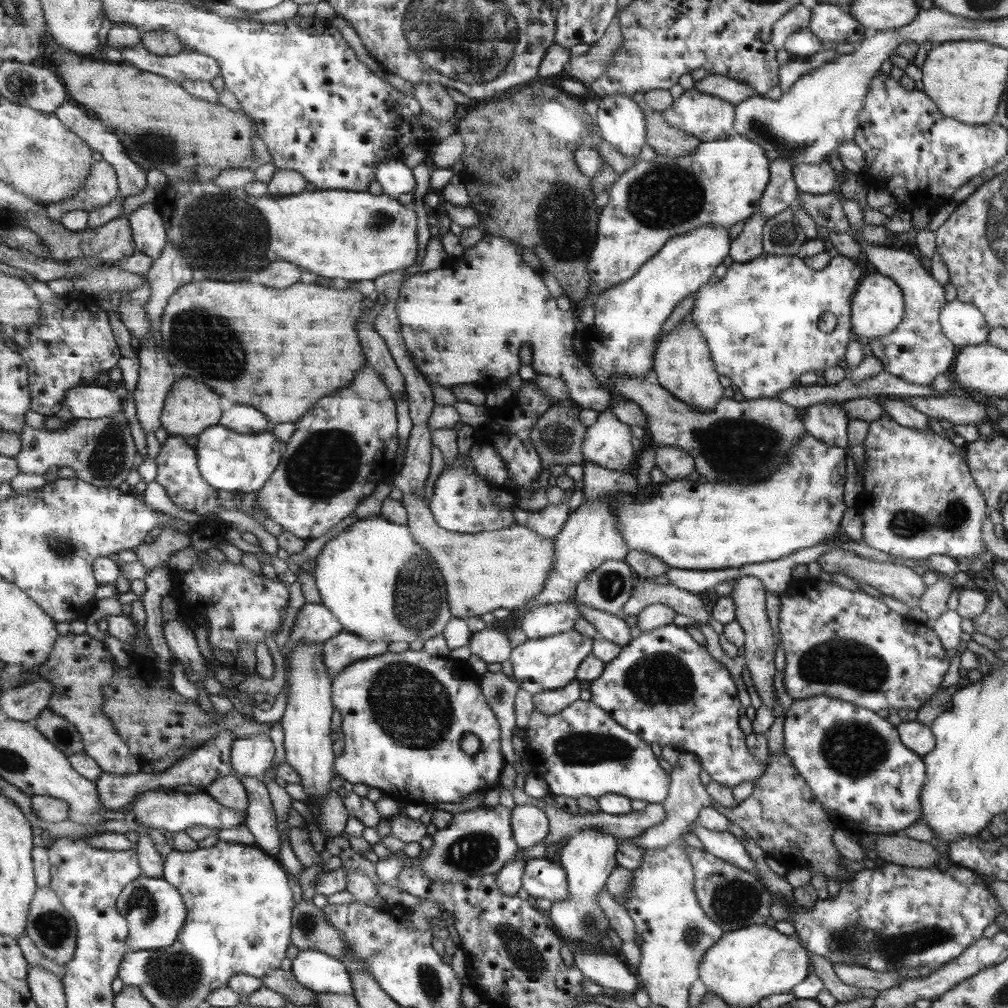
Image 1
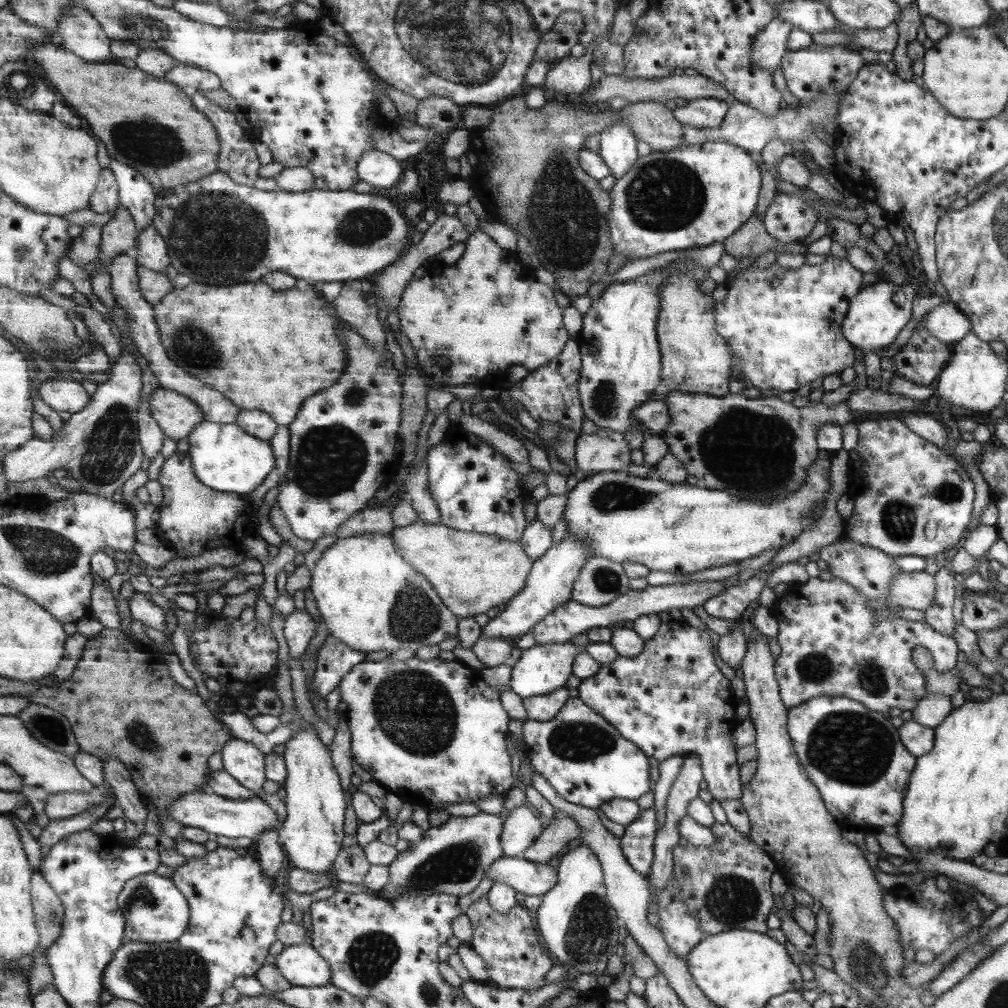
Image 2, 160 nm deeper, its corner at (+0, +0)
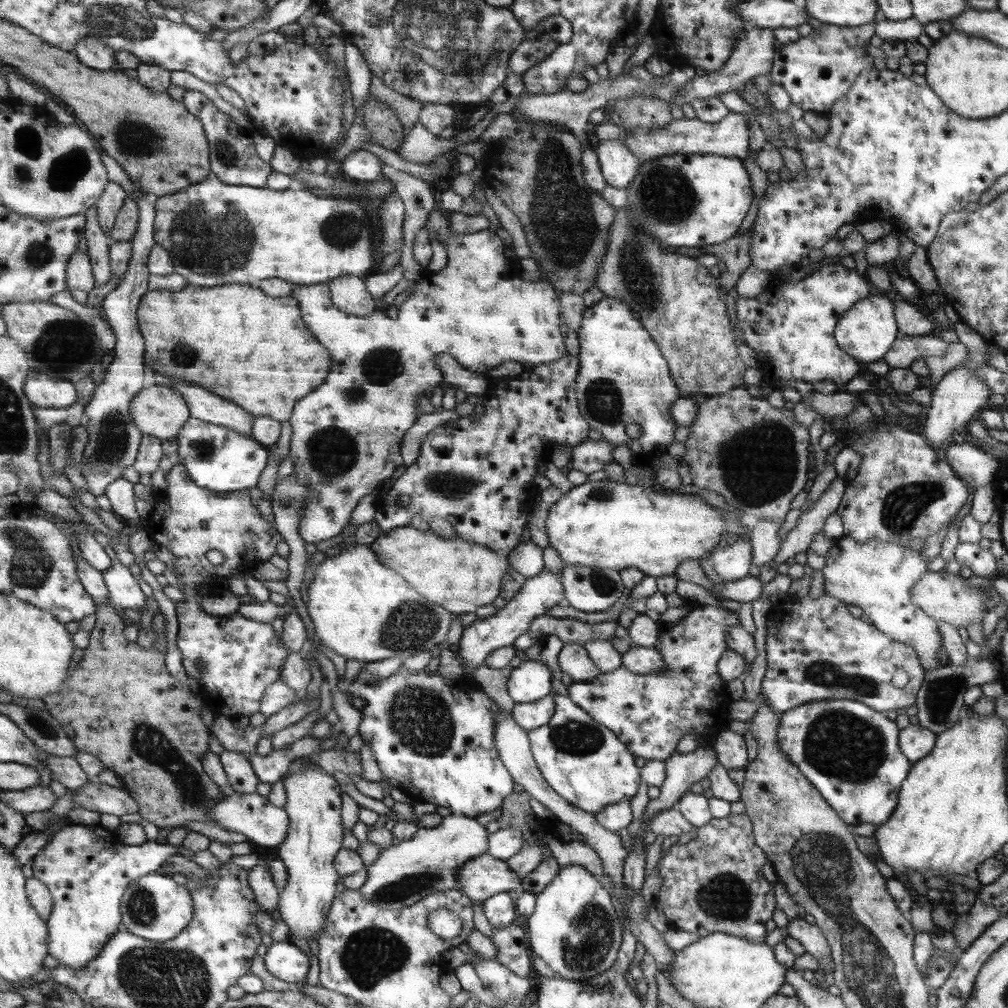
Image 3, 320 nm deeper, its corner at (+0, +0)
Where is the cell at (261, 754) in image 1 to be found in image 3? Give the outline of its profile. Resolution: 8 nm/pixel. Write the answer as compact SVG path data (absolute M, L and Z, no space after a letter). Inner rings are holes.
M224 750L219 755L227 773L229 790L245 794L256 793L260 780L248 755L231 750Z

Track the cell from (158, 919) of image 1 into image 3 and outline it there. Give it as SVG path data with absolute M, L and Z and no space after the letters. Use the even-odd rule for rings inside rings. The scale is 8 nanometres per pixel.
M151 873L134 880L128 888L122 900L122 928L146 940L165 943L191 925L194 913L194 898L186 885L177 884L170 874Z

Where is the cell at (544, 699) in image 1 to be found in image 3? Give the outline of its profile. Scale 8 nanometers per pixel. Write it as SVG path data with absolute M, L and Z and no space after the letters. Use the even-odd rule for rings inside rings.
M552 695L544 696L535 702L514 703L512 717L525 731L546 725L551 716L554 715L555 706Z

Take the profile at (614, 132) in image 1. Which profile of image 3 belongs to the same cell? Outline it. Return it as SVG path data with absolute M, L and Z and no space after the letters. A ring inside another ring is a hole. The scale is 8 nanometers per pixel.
M595 141L594 153L602 177L611 188L627 189L638 176L640 162L622 142Z

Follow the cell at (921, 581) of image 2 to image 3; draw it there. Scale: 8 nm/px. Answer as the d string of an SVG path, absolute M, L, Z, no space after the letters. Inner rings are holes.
M944 570L928 571L912 588L911 598L924 613L927 613L927 616L930 616L936 622L946 622L956 629L959 626L966 628L968 624L980 622L987 611L985 605L983 605L983 602L987 600L984 587L969 586L965 579L959 575L948 574Z

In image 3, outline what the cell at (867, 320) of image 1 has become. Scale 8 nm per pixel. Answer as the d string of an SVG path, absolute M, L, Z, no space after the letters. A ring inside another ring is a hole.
M872 294L855 303L849 311L845 311L833 334L838 347L860 363L881 360L893 346L894 340L899 337L897 321L894 319L894 306L892 306L895 298L898 299L894 295Z

